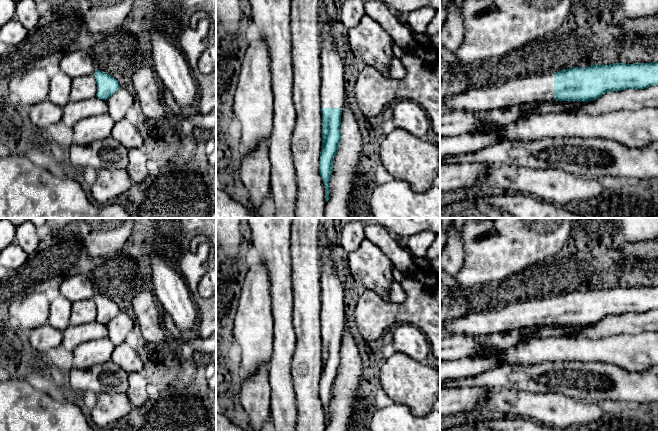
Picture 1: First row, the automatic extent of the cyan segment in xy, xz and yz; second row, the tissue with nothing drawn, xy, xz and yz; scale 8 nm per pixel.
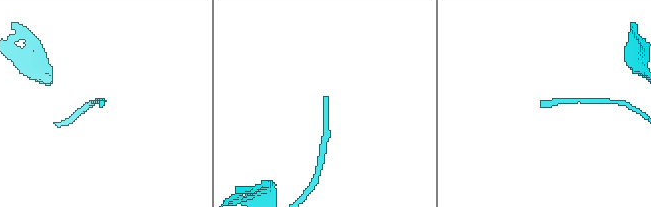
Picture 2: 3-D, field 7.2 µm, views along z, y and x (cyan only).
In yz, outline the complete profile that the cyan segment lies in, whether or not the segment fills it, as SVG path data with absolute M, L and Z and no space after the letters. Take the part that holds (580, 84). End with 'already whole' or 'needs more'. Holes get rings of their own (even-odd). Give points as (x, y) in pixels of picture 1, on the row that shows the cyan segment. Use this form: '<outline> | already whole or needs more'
M658 62L595 64L585 68L574 67L559 72L526 77L507 77L498 83L472 84L466 91L440 99L440 111L485 112L509 108L523 103L542 101L596 100L603 94L625 89L645 89L658 85Z | needs more

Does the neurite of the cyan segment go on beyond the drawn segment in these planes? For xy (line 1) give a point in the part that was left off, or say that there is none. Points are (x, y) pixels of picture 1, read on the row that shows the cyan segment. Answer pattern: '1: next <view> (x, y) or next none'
1: next none

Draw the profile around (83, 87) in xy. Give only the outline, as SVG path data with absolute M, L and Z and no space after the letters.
M85 75L72 79L69 101L80 101L96 97L97 84L93 75Z

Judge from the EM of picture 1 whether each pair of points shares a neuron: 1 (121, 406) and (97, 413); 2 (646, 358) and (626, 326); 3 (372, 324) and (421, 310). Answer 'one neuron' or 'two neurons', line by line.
1: one neuron
2: two neurons
3: one neuron

